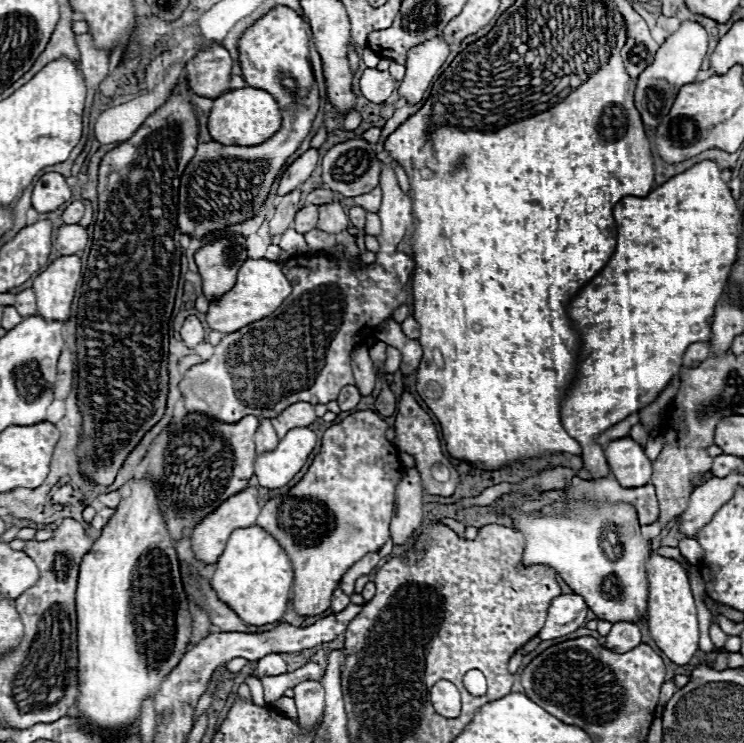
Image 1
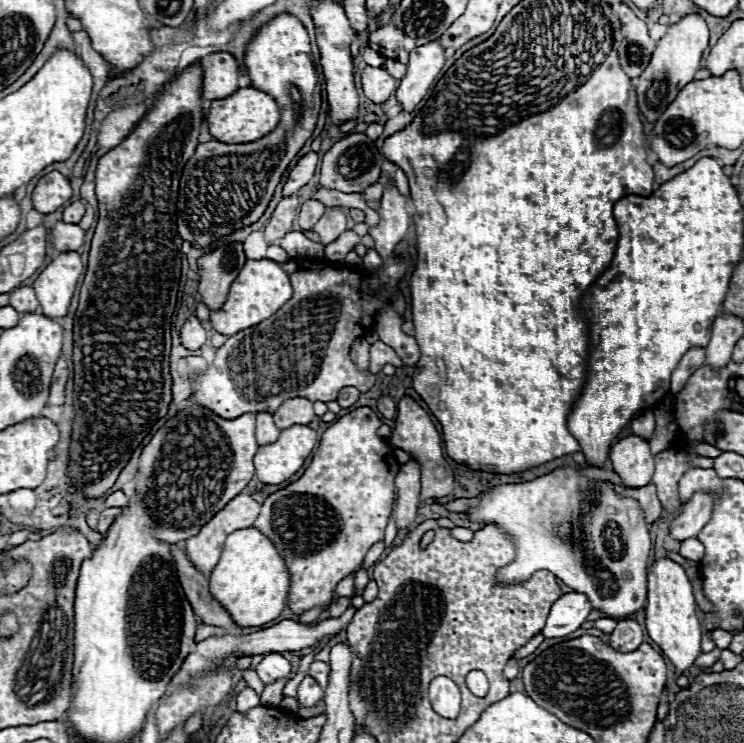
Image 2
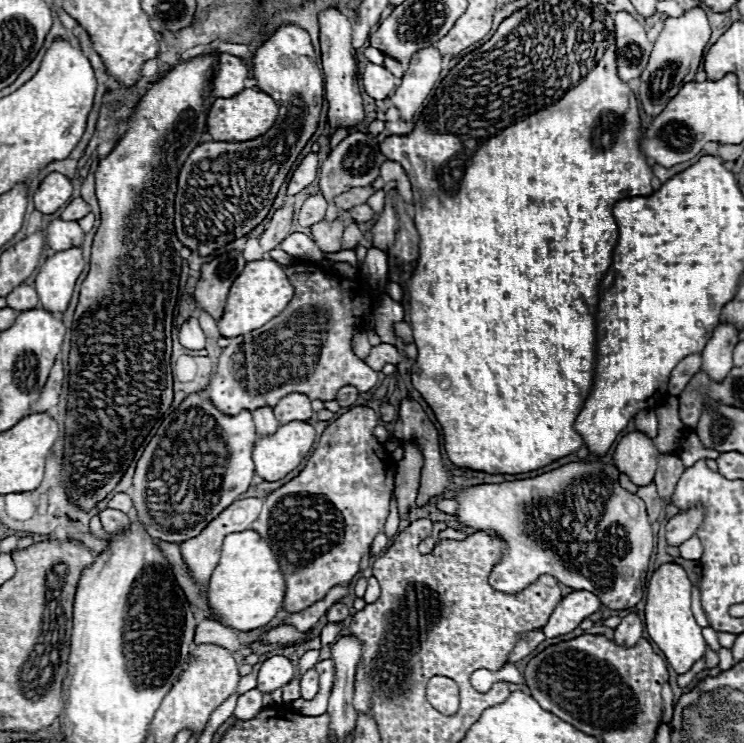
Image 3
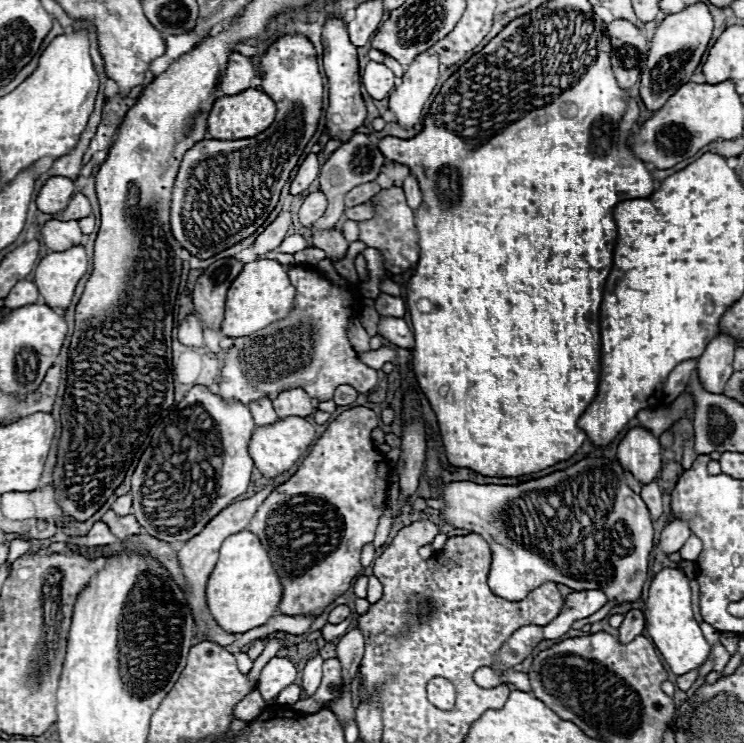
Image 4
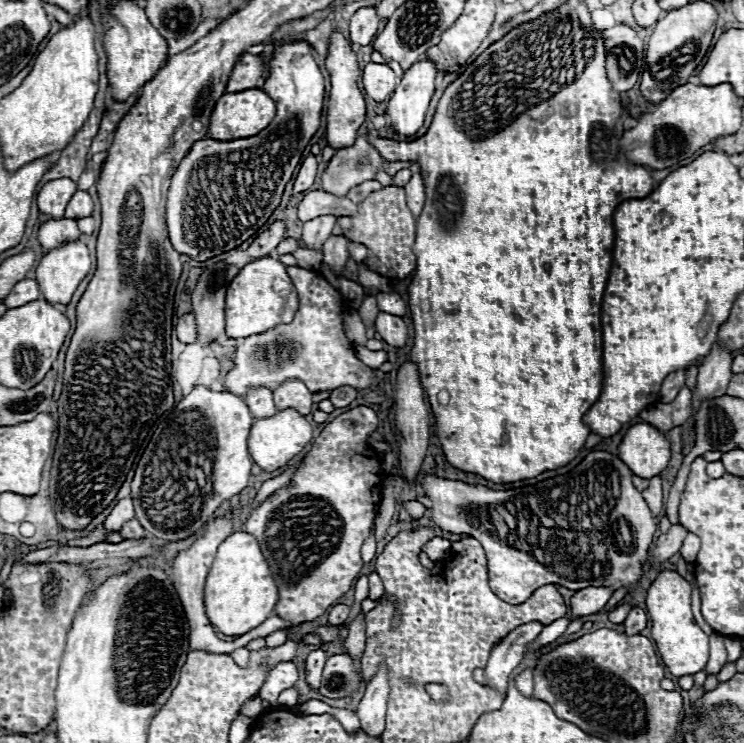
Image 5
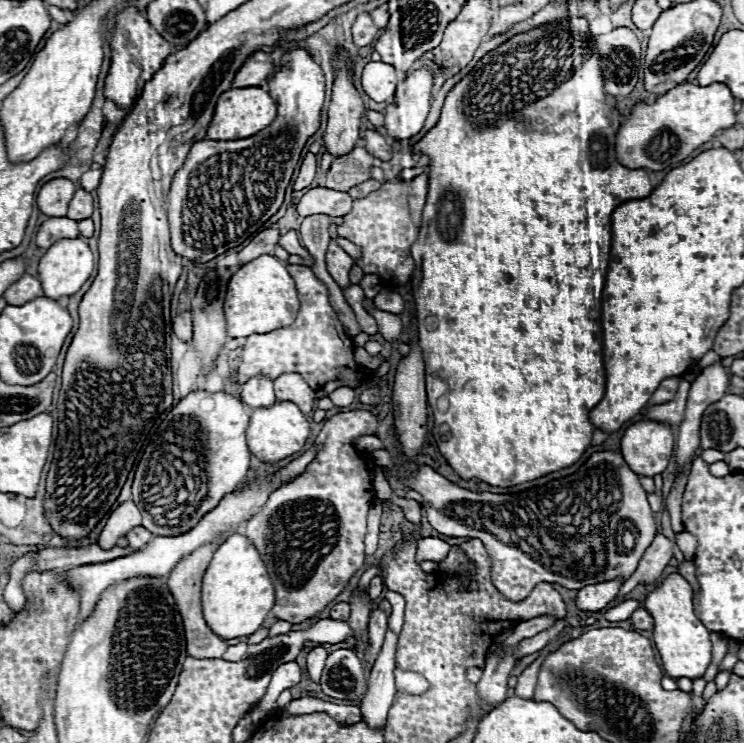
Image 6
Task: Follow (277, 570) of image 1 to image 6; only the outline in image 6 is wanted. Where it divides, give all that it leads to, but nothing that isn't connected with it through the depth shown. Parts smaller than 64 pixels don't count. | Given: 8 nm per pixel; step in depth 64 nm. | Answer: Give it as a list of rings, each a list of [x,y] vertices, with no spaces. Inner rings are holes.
[[[244,534],[228,536],[214,552],[202,580],[202,614],[208,628],[222,640],[250,636],[256,632],[274,606],[274,586],[254,544]]]

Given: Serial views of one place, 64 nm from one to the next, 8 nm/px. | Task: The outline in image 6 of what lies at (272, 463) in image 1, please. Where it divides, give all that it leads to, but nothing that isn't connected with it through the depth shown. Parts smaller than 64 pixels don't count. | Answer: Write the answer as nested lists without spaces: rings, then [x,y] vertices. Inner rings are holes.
[[[274,402],[268,408],[254,408],[250,414],[250,424],[246,430],[248,446],[262,462],[280,462],[282,458],[298,452],[310,434],[310,424],[304,412],[294,402]]]

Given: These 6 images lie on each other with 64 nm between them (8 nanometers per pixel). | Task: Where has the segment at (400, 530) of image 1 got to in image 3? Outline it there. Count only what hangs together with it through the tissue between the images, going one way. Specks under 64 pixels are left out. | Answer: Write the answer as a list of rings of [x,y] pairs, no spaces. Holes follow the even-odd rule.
[[[418,442],[404,444],[404,458],[396,466],[396,500],[400,516],[408,514],[416,508],[416,494],[420,484],[420,470],[422,470],[422,450]]]

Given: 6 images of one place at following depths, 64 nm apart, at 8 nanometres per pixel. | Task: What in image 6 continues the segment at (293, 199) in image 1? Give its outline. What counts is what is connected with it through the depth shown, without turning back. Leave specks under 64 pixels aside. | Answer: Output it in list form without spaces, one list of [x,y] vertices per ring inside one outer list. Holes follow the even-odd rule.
[[[268,228],[268,230],[258,232],[258,234],[250,240],[250,244],[244,246],[244,248],[238,252],[238,260],[240,260],[242,264],[246,264],[246,262],[250,262],[250,260],[256,260],[256,258],[262,256],[262,254],[270,254],[270,252],[274,250],[274,246],[276,246],[278,236],[280,236],[280,230],[276,230],[276,228]]]

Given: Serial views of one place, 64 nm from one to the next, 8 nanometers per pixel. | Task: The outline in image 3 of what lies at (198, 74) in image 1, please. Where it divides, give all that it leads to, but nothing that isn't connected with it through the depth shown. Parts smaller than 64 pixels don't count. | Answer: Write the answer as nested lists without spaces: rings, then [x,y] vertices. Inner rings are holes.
[[[222,54],[210,82],[212,98],[230,98],[242,92],[246,78],[250,78],[250,70],[244,60],[232,54]]]

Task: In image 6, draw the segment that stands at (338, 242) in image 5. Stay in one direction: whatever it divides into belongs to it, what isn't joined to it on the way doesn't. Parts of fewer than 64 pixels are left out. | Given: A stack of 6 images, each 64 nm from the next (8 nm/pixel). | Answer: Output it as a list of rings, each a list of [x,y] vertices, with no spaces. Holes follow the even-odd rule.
[[[330,242],[330,246],[328,246],[326,264],[328,264],[328,272],[336,280],[336,284],[340,288],[348,288],[350,286],[350,268],[354,266],[354,260],[334,242]]]

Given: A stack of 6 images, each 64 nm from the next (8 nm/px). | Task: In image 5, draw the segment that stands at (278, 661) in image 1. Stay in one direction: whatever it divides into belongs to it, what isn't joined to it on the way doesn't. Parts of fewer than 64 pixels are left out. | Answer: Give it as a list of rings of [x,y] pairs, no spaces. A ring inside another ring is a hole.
[[[294,662],[276,664],[270,670],[270,674],[268,674],[268,678],[266,678],[266,682],[258,694],[262,700],[262,708],[264,710],[276,708],[278,706],[276,700],[278,700],[280,692],[284,692],[286,688],[292,688],[296,684],[296,680],[298,680],[298,668],[294,666]]]

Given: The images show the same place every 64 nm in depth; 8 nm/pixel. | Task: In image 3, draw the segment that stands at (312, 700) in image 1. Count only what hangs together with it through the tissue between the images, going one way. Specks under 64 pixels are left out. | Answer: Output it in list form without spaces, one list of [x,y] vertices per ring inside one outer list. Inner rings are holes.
[[[310,668],[302,680],[300,680],[300,692],[302,692],[302,698],[304,700],[312,700],[314,694],[318,692],[318,672],[316,668]]]

